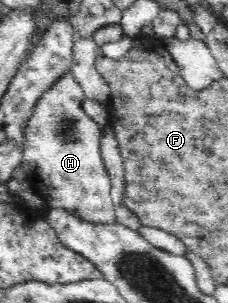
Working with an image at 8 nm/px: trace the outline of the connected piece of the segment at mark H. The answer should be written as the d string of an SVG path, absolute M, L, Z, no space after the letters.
M68 71L62 78L56 79L39 95L26 126L22 128L23 156L22 168L27 174L35 190L41 194L48 208L65 208L80 218L90 222L115 222L115 204L111 197L111 180L106 173L100 146L102 129L93 118L83 109L86 99L82 87Z

